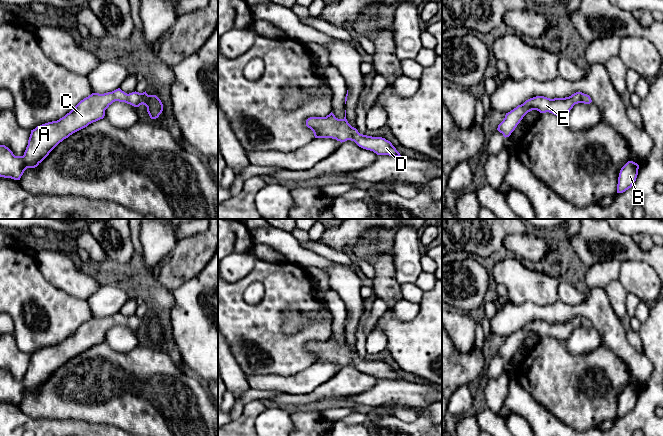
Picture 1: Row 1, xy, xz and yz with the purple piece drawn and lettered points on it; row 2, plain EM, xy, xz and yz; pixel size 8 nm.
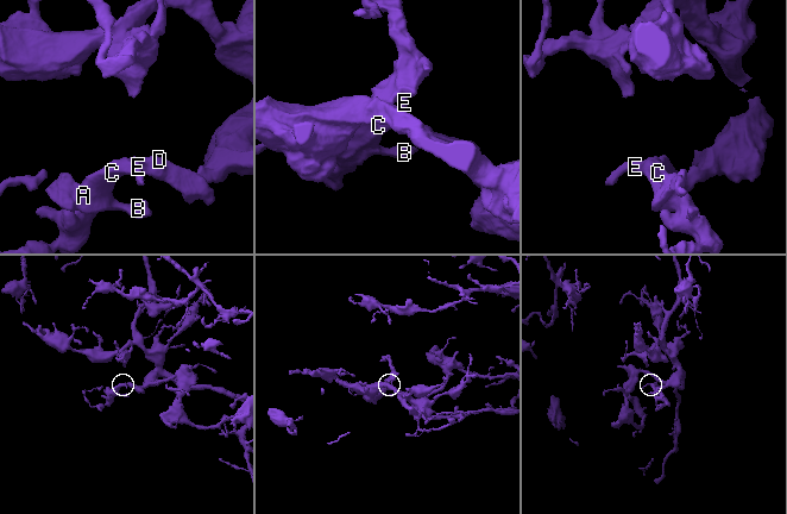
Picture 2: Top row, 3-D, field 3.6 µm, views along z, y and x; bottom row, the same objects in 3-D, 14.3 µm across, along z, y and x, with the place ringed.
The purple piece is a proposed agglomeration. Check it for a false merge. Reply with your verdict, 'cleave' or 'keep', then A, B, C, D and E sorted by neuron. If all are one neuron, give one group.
keep; groups A B C D E

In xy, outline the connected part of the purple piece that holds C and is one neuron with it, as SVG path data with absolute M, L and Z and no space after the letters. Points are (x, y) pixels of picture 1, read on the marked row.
M118 88L104 94L92 93L64 117L31 130L23 156L15 156L8 147L0 145L0 177L20 180L27 168L37 167L64 139L103 119L105 110L115 101L125 102L134 107L143 104L147 107L151 119L158 118L163 111L161 100L156 95L148 95L146 91L127 94Z

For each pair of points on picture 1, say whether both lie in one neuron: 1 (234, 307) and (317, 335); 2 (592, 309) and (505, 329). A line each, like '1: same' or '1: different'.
1: same
2: same

